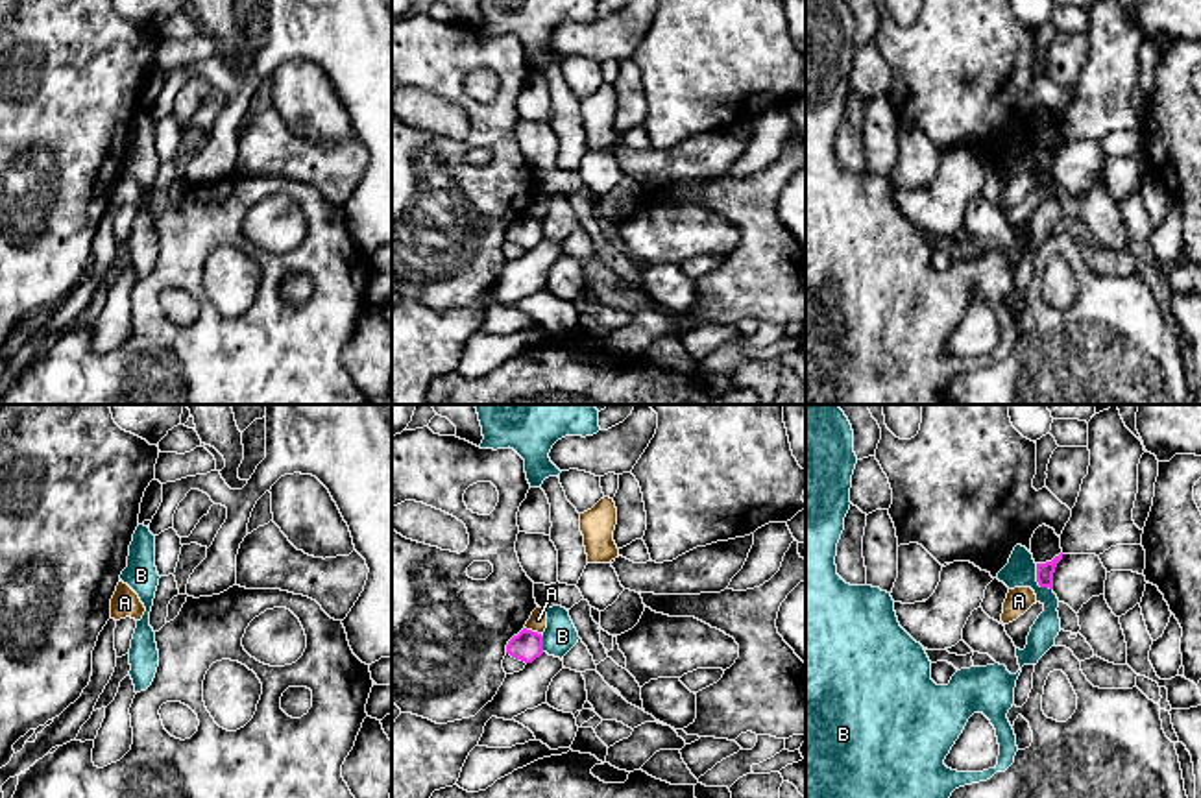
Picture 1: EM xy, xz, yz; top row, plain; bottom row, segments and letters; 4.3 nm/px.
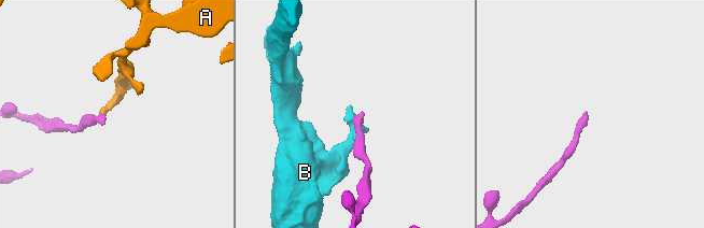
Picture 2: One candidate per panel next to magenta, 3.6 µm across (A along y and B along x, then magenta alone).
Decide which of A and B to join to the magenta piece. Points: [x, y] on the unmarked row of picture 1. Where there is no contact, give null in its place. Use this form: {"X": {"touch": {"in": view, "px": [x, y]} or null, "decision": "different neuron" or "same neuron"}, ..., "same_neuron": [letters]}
{"A": {"touch": {"in": "xz", "px": [534, 218]}, "decision": "different neuron"}, "B": {"touch": {"in": "yz", "px": [1037, 167]}, "decision": "different neuron"}, "same_neuron": []}

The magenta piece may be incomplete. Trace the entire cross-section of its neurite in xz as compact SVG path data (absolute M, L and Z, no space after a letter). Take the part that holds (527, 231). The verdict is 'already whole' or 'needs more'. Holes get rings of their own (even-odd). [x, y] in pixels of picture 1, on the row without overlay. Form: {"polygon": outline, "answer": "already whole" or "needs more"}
{"polygon": "M523 214L508 227L506 240L525 249L532 249L543 240L543 222Z", "answer": "already whole"}

